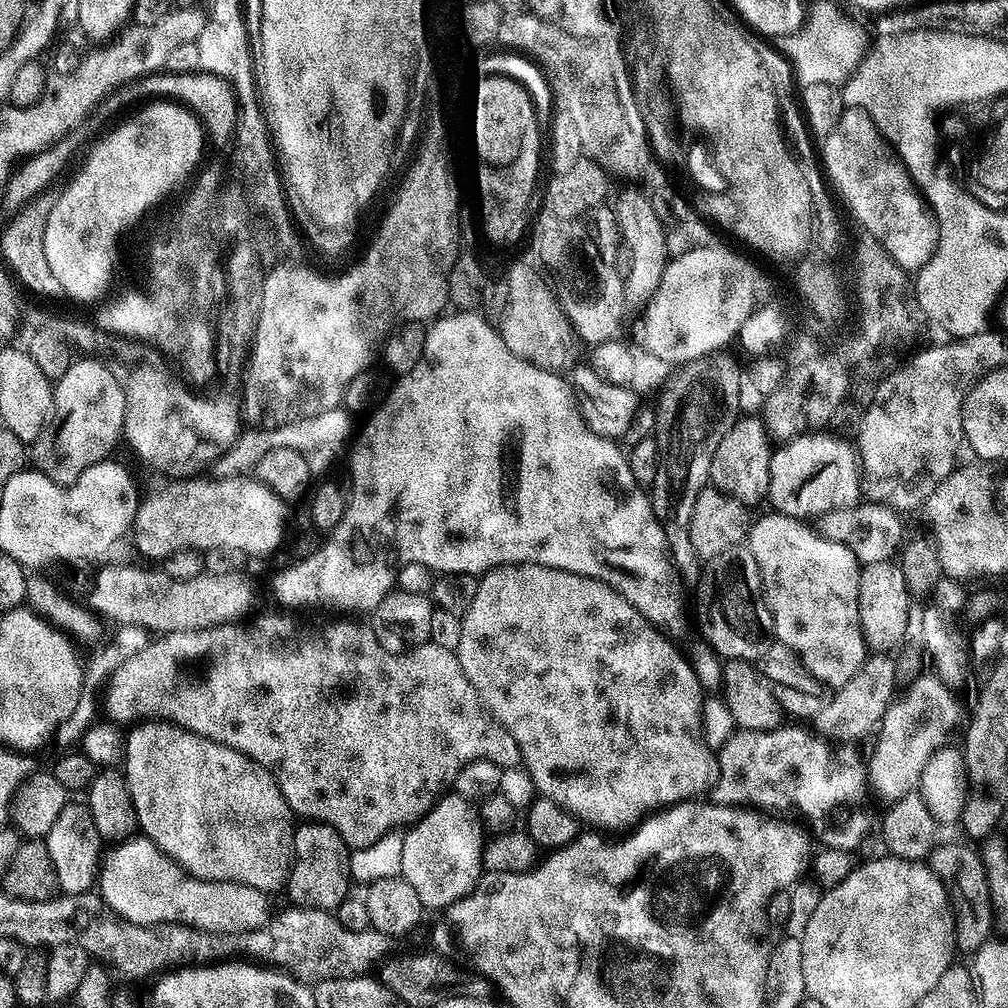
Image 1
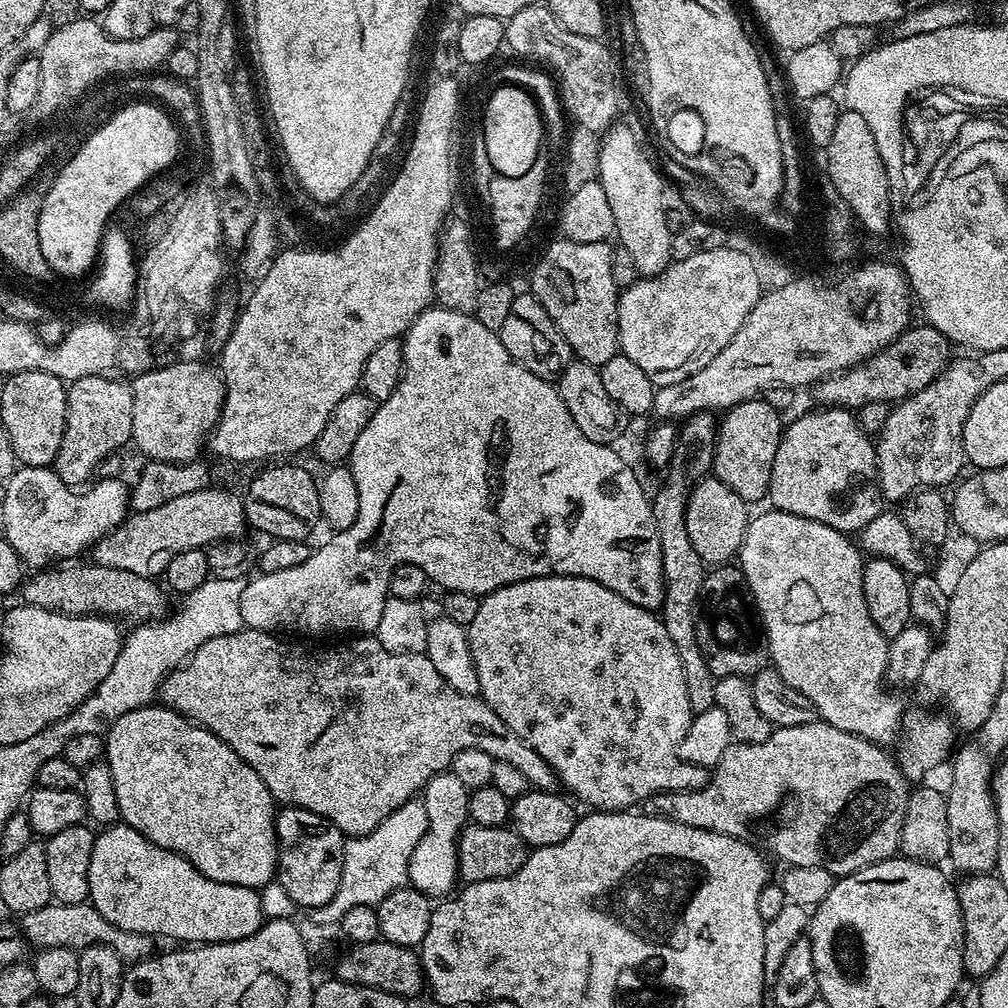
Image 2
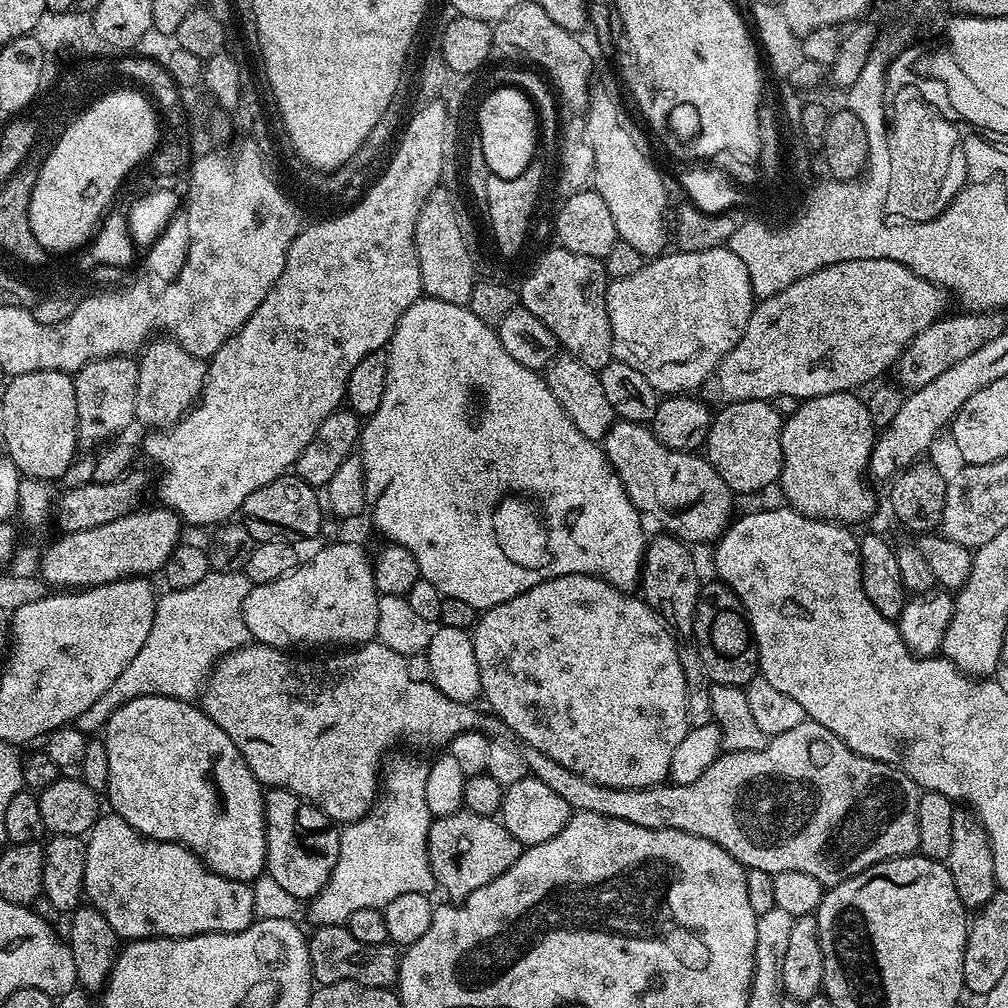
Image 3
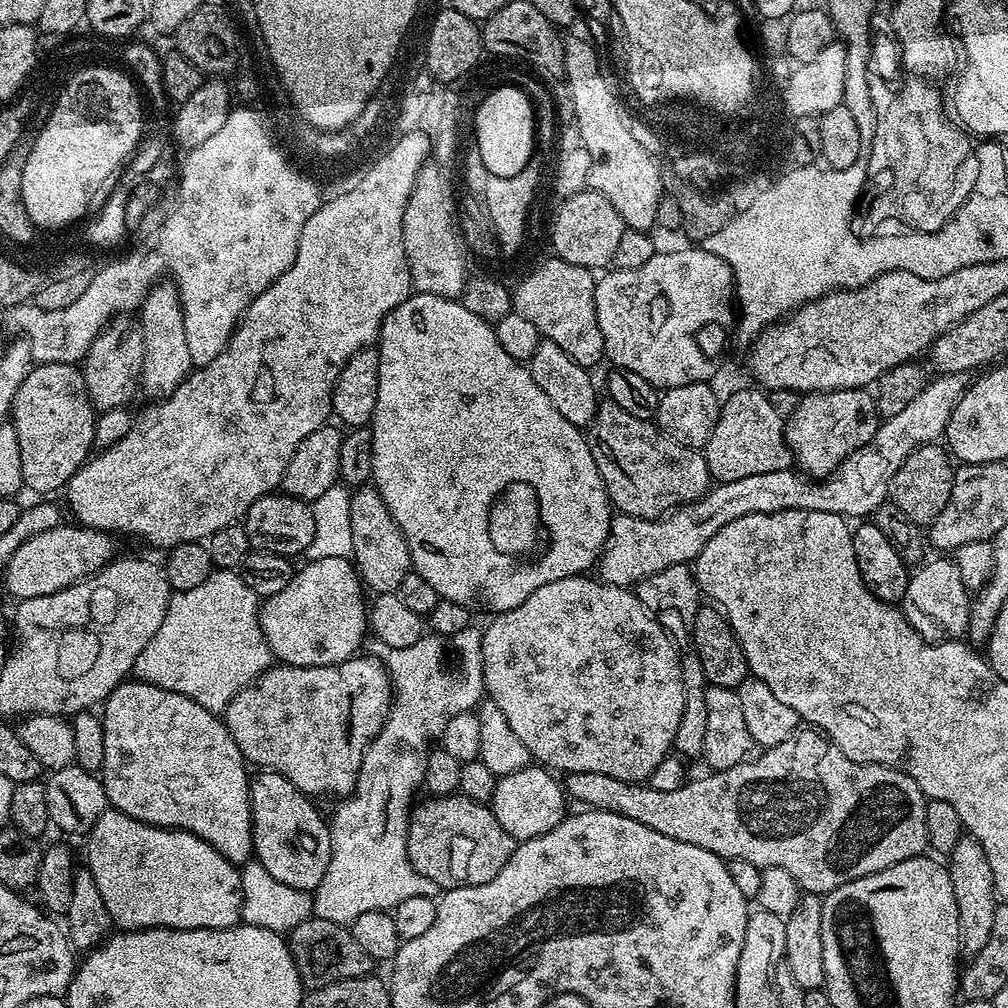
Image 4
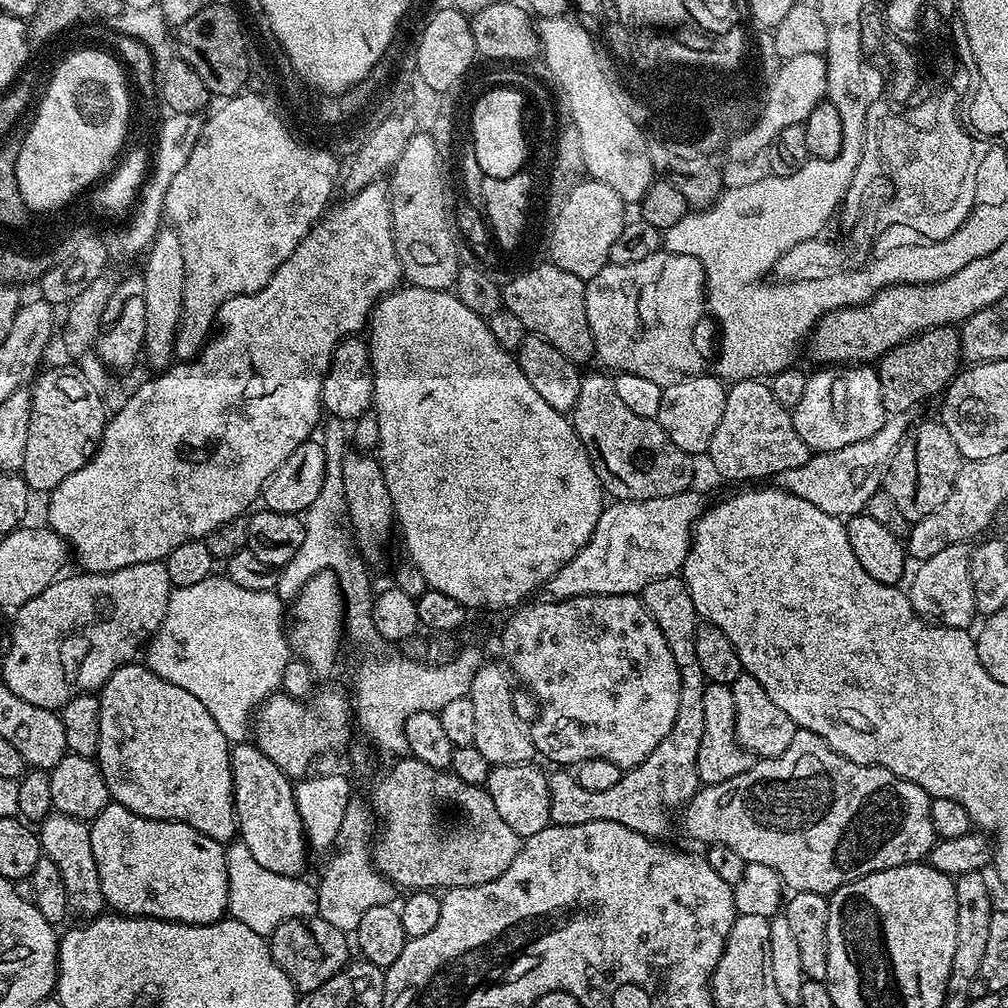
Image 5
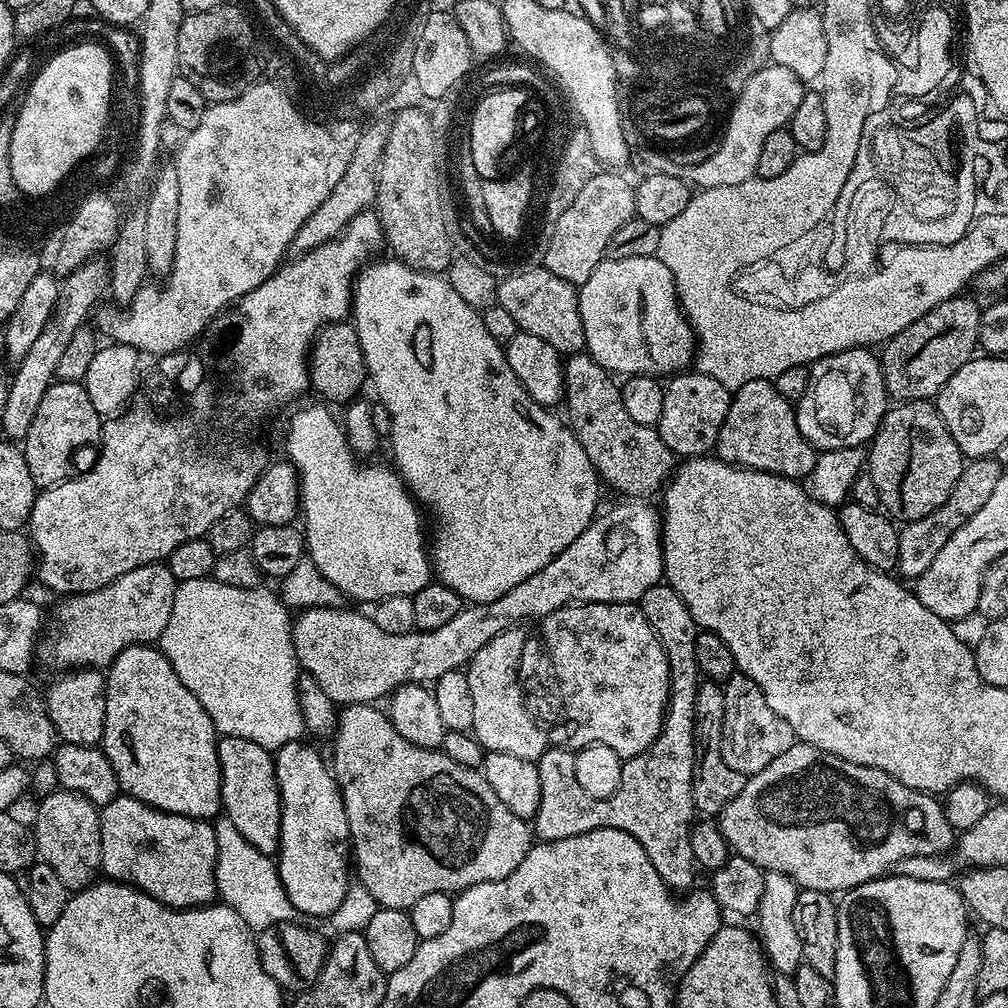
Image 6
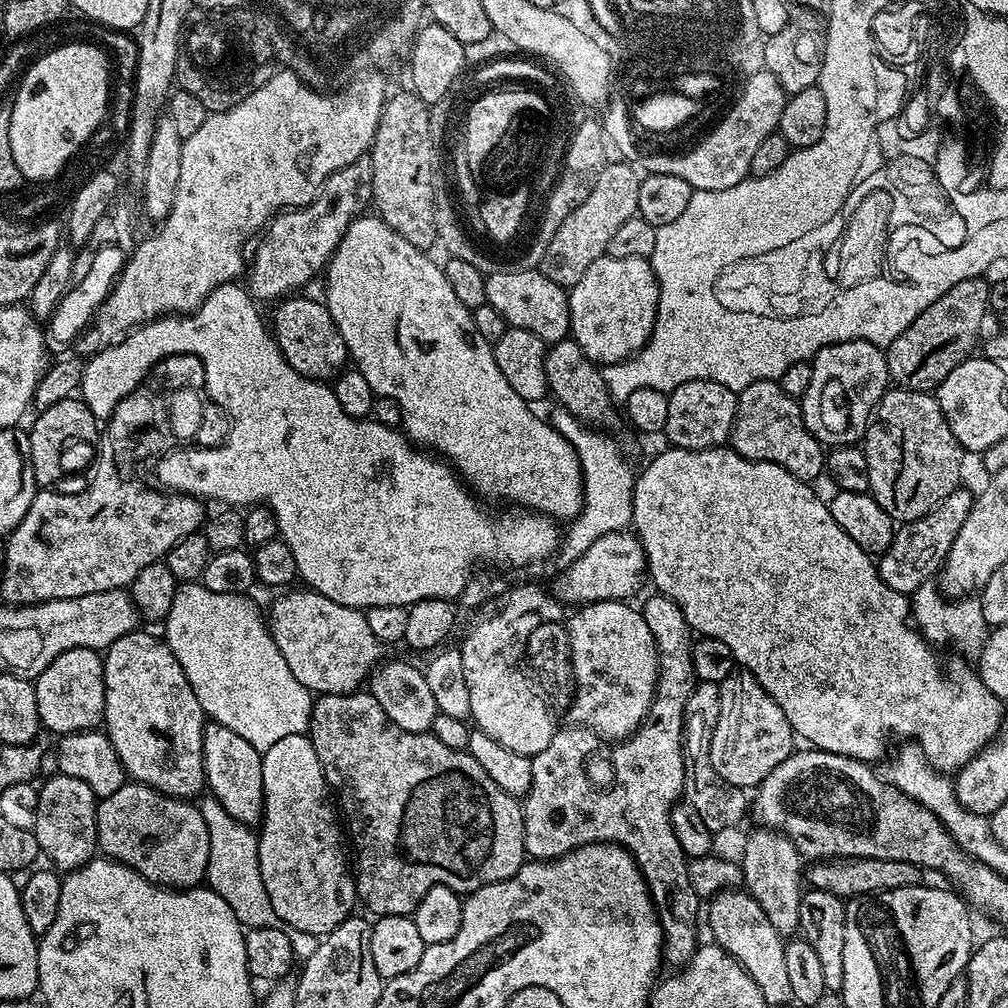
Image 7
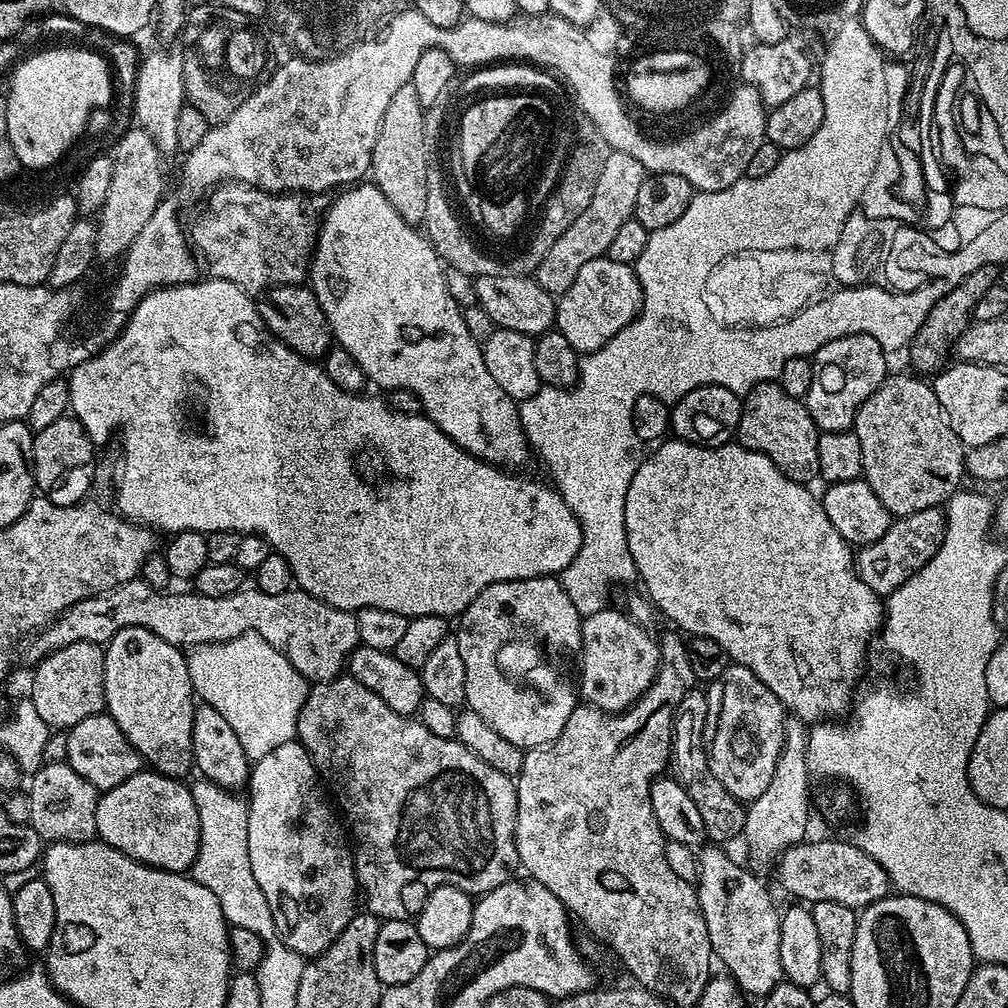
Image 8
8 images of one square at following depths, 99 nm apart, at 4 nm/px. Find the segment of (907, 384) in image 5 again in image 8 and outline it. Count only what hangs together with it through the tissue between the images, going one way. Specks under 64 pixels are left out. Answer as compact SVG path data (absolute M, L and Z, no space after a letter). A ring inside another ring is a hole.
M994 264L976 265L973 273L968 274L966 278L948 291L935 306L931 308L930 314L918 330L918 334L912 339L908 348L908 354L915 366L913 368L917 373L929 374L939 371L945 365L945 358L950 354L952 345L972 323L972 312L974 306L978 304L979 299L990 290L992 285L999 283L999 267Z

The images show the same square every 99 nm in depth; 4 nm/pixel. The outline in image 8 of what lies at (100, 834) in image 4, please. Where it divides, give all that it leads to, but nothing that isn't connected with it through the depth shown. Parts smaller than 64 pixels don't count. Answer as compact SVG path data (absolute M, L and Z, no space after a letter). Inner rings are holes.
M142 770L122 786L114 786L114 790L103 793L96 802L96 835L103 844L114 846L114 850L122 850L130 858L161 868L167 872L187 873L198 854L200 845L200 827L198 826L198 806L194 806L192 789L183 779L174 776L163 776L160 772Z

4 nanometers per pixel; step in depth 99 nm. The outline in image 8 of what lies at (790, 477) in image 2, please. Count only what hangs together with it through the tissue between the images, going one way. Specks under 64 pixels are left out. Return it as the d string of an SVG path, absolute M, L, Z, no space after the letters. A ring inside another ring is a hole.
M870 334L834 338L816 351L812 360L814 382L810 382L810 390L802 399L821 432L846 432L855 425L862 402L866 402L866 398L870 398L889 375L887 359L884 348L878 346Z

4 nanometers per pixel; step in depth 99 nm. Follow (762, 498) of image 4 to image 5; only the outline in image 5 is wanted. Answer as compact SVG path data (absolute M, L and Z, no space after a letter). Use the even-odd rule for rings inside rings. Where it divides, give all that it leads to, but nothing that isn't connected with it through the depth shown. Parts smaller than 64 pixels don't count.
M889 415L878 434L862 442L842 446L842 450L809 455L804 465L794 470L782 470L782 474L774 477L775 487L798 498L806 498L806 502L818 506L818 510L826 510L826 514L831 516L847 518L861 515L867 509L870 498L881 491L888 463L892 461L896 447L910 431L908 419L907 415ZM696 490L679 492L666 498L650 498L649 500L616 500L609 503L598 518L598 526L594 526L594 534L590 534L590 542L554 574L546 585L546 592L553 600L565 600L575 596L634 596L643 593L650 582L658 578L677 575L683 569L688 553L688 545L692 543L692 529L696 521L704 513L706 501Z

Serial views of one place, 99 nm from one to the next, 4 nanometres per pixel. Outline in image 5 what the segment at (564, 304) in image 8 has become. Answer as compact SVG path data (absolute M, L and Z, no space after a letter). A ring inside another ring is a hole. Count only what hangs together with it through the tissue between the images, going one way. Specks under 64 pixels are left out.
M659 251L650 254L650 258L642 258L642 262L630 262L630 266L618 266L617 264L607 264L594 274L594 278L586 281L584 289L586 290L586 322L590 322L590 330L594 334L594 346L596 347L596 356L605 364L605 369L619 374L638 374L638 378L646 378L650 382L658 382L662 389L671 389L674 384L684 384L691 381L704 368L704 360L700 357L700 352L696 349L696 340L692 337L692 331L696 328L696 323L700 320L700 315L706 312L706 289L704 286L704 267L698 258L687 256L686 254L674 254L673 252Z

